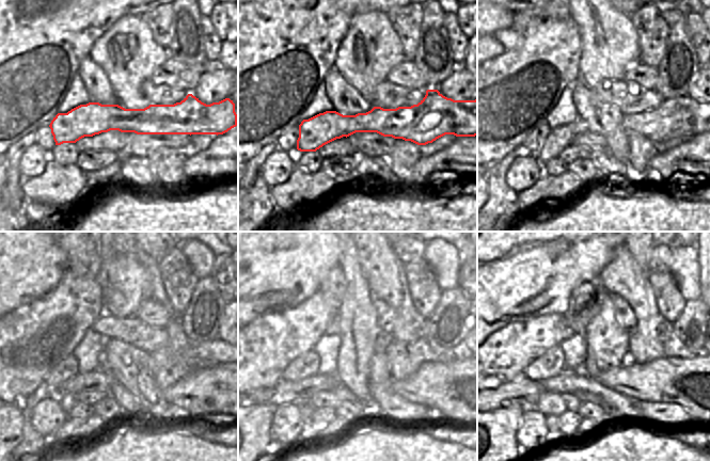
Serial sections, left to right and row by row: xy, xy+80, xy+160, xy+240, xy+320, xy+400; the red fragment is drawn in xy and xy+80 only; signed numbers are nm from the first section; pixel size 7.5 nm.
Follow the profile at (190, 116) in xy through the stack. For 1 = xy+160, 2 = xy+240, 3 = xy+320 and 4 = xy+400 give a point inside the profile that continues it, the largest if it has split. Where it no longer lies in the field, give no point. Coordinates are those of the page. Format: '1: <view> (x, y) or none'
1: xy+160 (676, 116)
2: xy+240 (216, 351)
3: xy+320 (306, 409)
4: xy+400 (555, 434)

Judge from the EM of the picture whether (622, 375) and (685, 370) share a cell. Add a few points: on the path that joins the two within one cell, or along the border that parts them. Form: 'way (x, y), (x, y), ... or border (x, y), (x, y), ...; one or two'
way (638, 375), (669, 375); one

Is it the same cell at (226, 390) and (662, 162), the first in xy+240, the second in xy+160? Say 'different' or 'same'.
same

